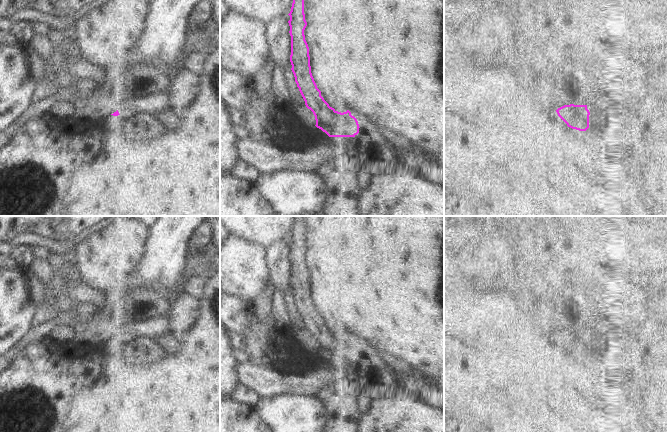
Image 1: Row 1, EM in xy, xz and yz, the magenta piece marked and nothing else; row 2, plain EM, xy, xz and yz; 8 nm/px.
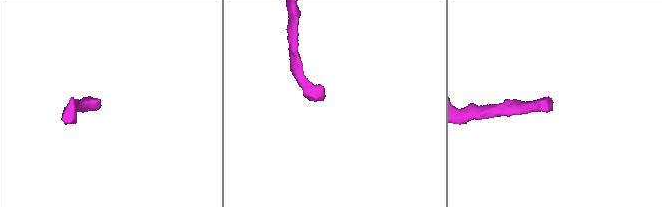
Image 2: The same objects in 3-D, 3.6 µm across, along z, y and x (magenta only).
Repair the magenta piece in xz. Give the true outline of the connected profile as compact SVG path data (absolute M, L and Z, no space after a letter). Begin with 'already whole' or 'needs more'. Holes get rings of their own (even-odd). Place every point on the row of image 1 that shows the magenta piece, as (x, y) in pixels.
needs more; M293 0L290 20L291 55L290 62L295 82L316 120L316 127L329 137L355 137L360 135L362 149L359 165L365 171L387 173L391 168L399 169L403 164L409 164L414 172L426 179L434 166L444 170L444 164L436 153L421 146L394 147L391 142L382 137L377 128L369 123L359 126L351 112L338 112L321 96L311 73L309 47L305 40L304 30L307 26L304 14L304 0Z

